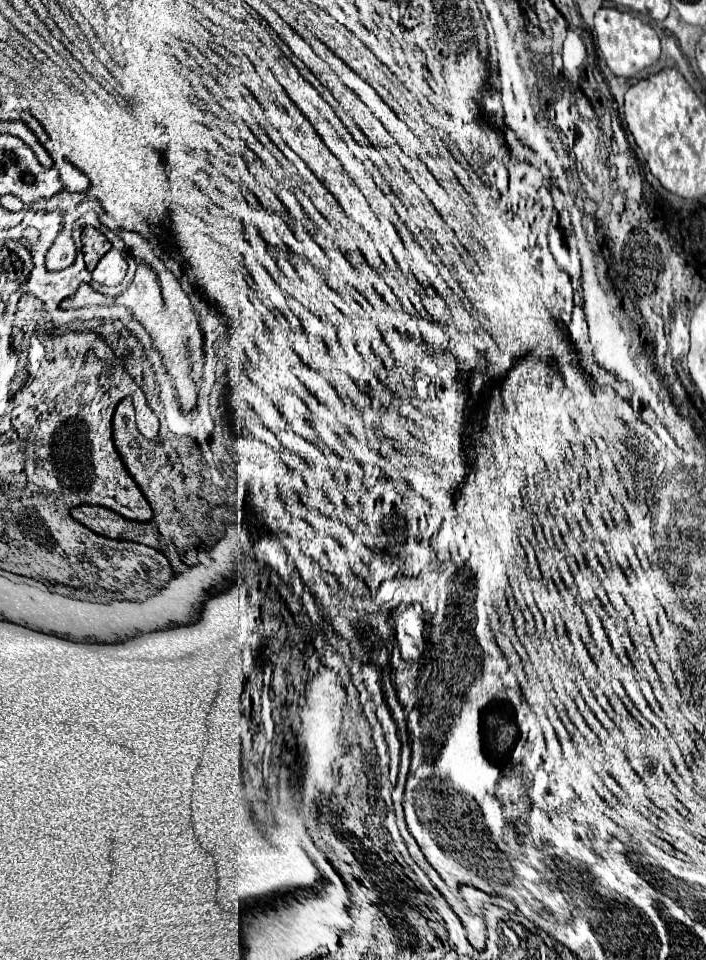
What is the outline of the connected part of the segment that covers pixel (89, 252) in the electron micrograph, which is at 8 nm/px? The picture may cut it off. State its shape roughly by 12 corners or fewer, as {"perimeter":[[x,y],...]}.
{"perimeter":[[93,226],[83,228],[89,270],[111,250],[111,242]]}

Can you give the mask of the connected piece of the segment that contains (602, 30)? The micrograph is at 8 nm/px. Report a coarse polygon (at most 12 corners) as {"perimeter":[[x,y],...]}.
{"perimeter":[[597,10],[595,36],[615,76],[661,54],[657,32],[629,12]]}

